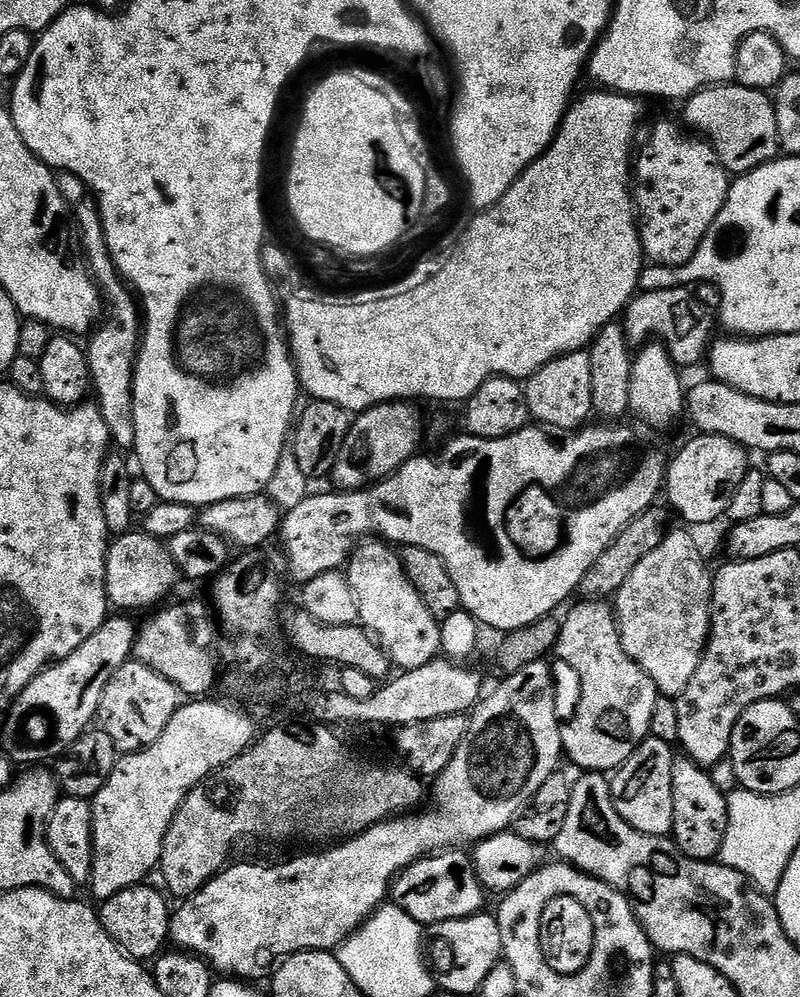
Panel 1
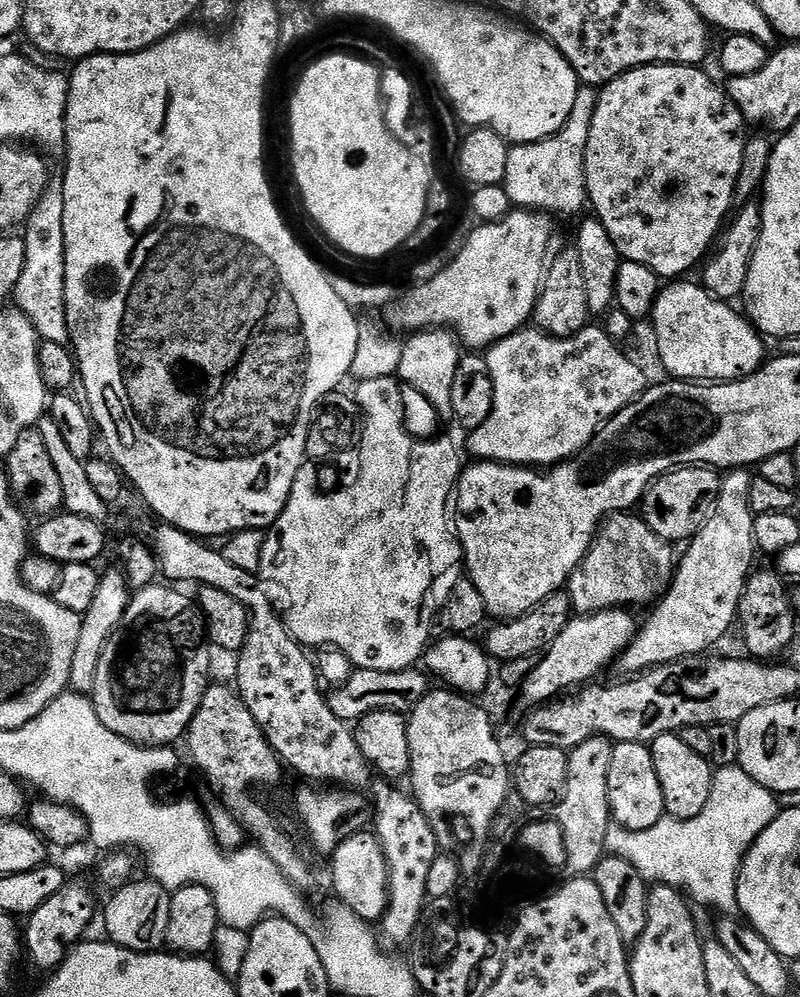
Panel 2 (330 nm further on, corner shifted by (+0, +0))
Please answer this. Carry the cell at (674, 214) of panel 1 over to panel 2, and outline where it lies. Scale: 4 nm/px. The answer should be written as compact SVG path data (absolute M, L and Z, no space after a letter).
M647 64L641 68L631 68L628 72L623 72L621 76L614 78L599 89L594 118L590 122L590 138L586 142L584 173L586 174L590 208L596 211L593 212L595 219L600 220L602 226L606 226L610 238L614 238L614 246L620 251L624 260L642 262L642 266L654 270L656 275L661 278L667 278L667 276L672 276L668 278L683 277L680 276L683 272L690 271L696 263L699 265L709 255L714 241L721 235L722 229L733 211L738 170L742 170L742 158L746 143L744 115L740 113L738 106L734 106L734 102L728 97L727 91L721 85L719 88L703 72L704 70L703 67L690 64Z

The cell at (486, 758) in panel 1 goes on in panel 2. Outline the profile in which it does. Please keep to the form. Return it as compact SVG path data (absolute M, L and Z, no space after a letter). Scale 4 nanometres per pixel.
M732 470L720 481L720 493L716 499L716 507L695 536L687 541L688 548L679 557L672 582L662 599L651 609L648 621L641 623L636 629L636 636L628 643L628 649L618 657L618 665L624 674L644 672L648 668L656 668L660 664L669 664L687 656L703 656L737 623L740 599L744 593L744 584L753 571L752 559L758 556L754 542L754 522L756 516L748 499L750 498L750 482L753 473L748 470Z

